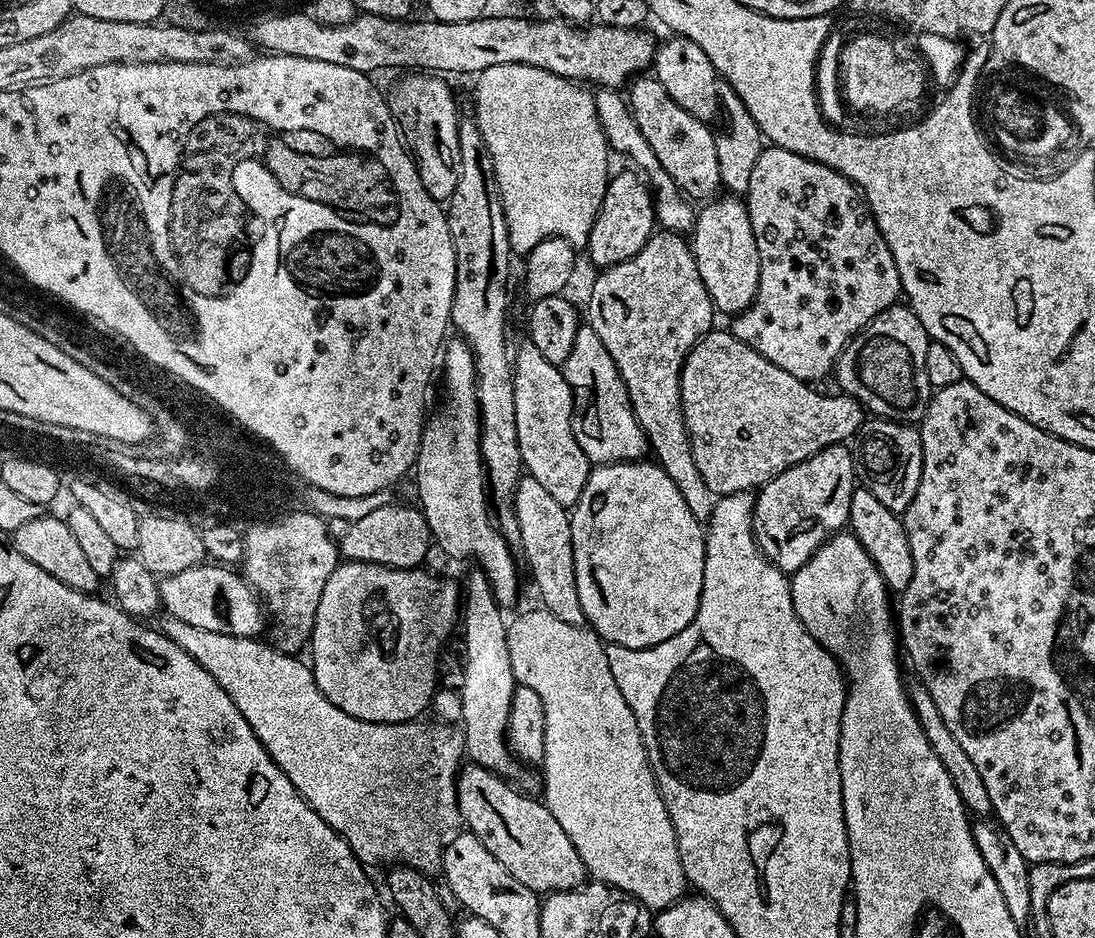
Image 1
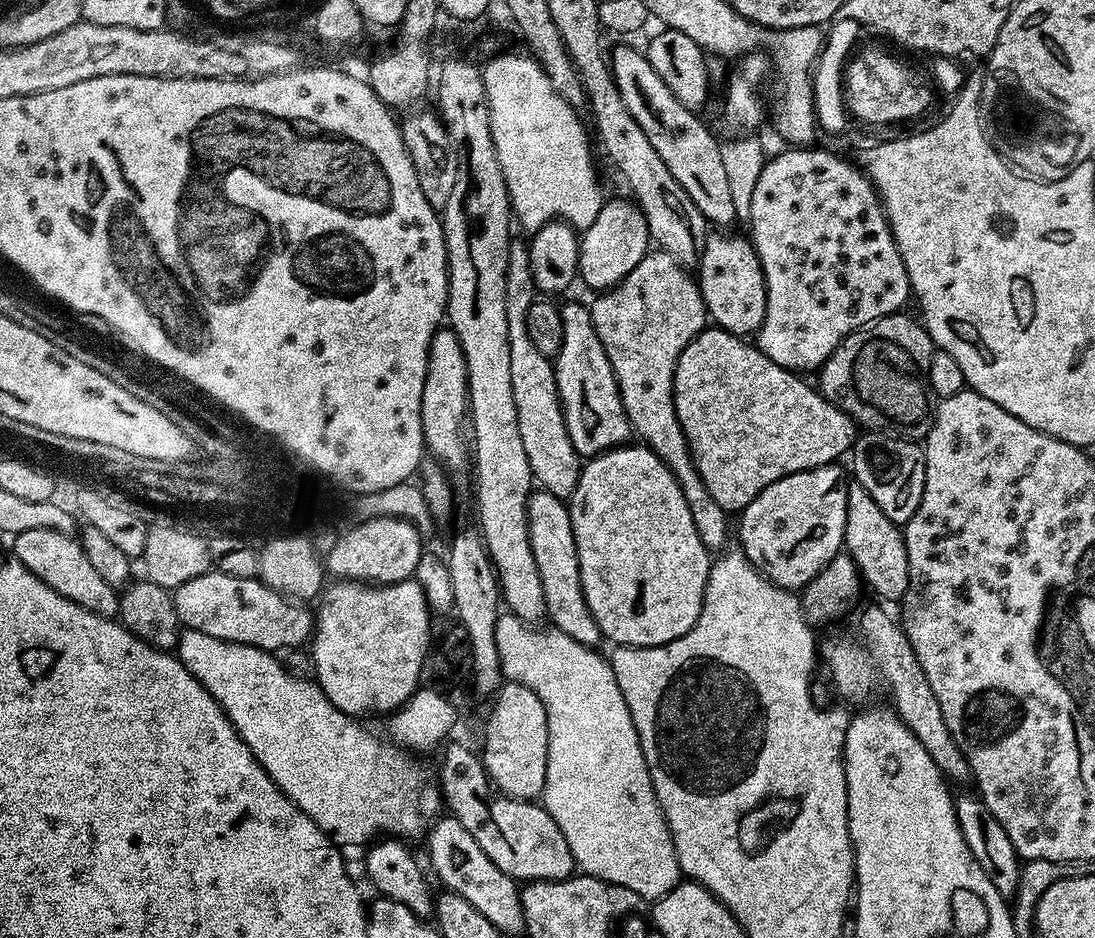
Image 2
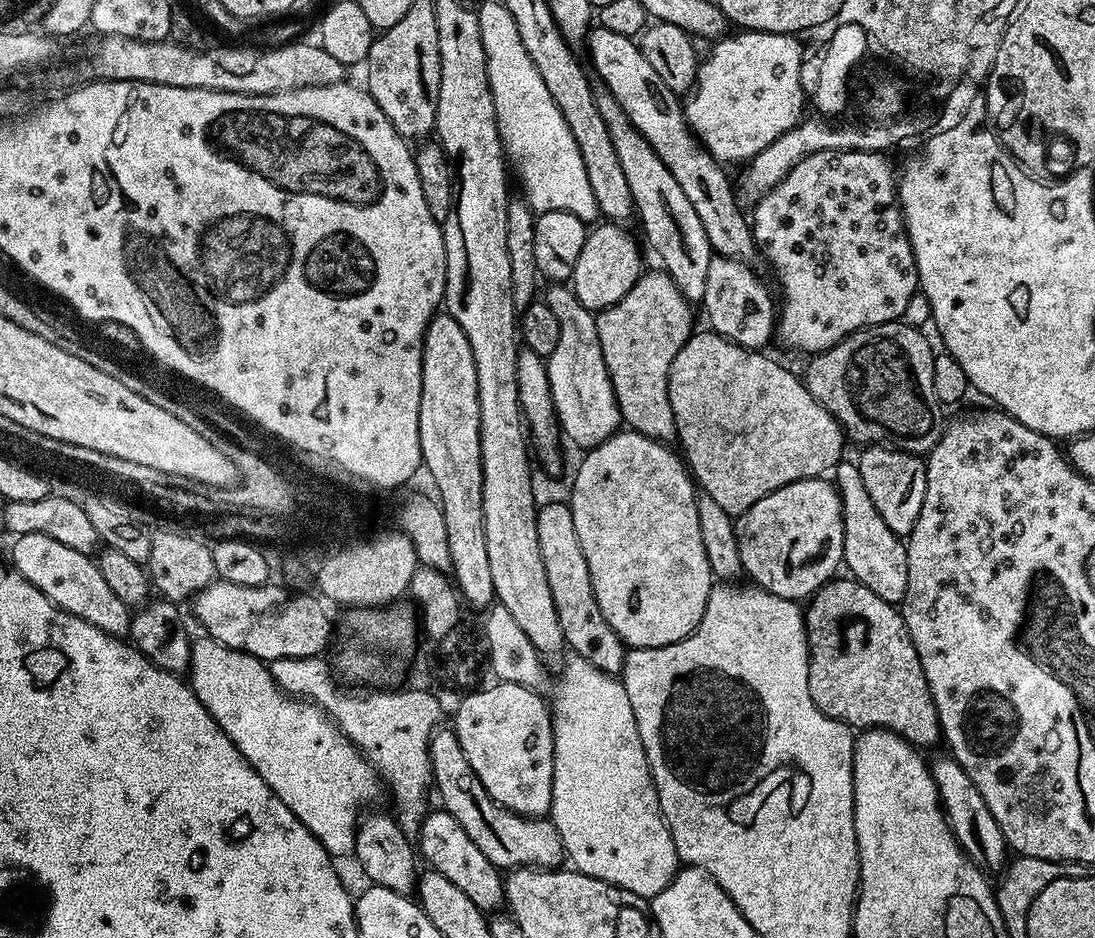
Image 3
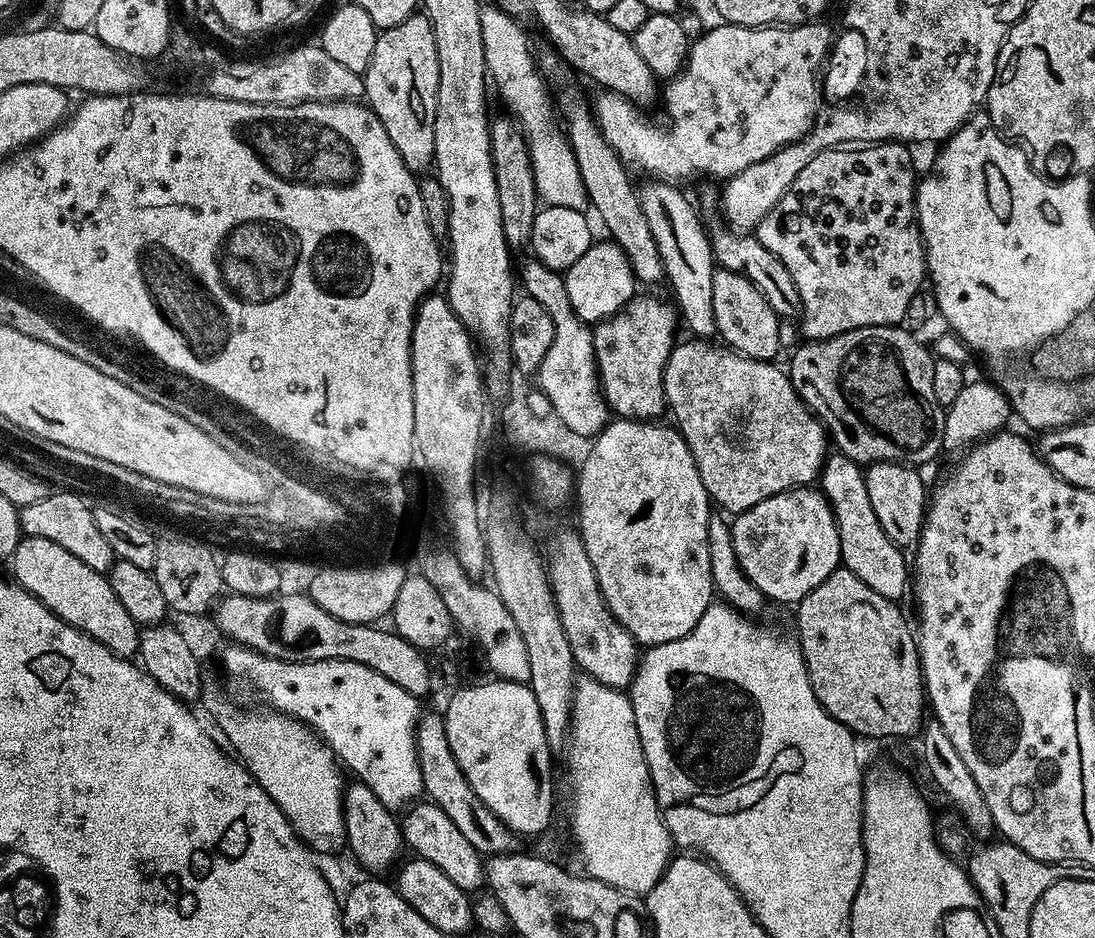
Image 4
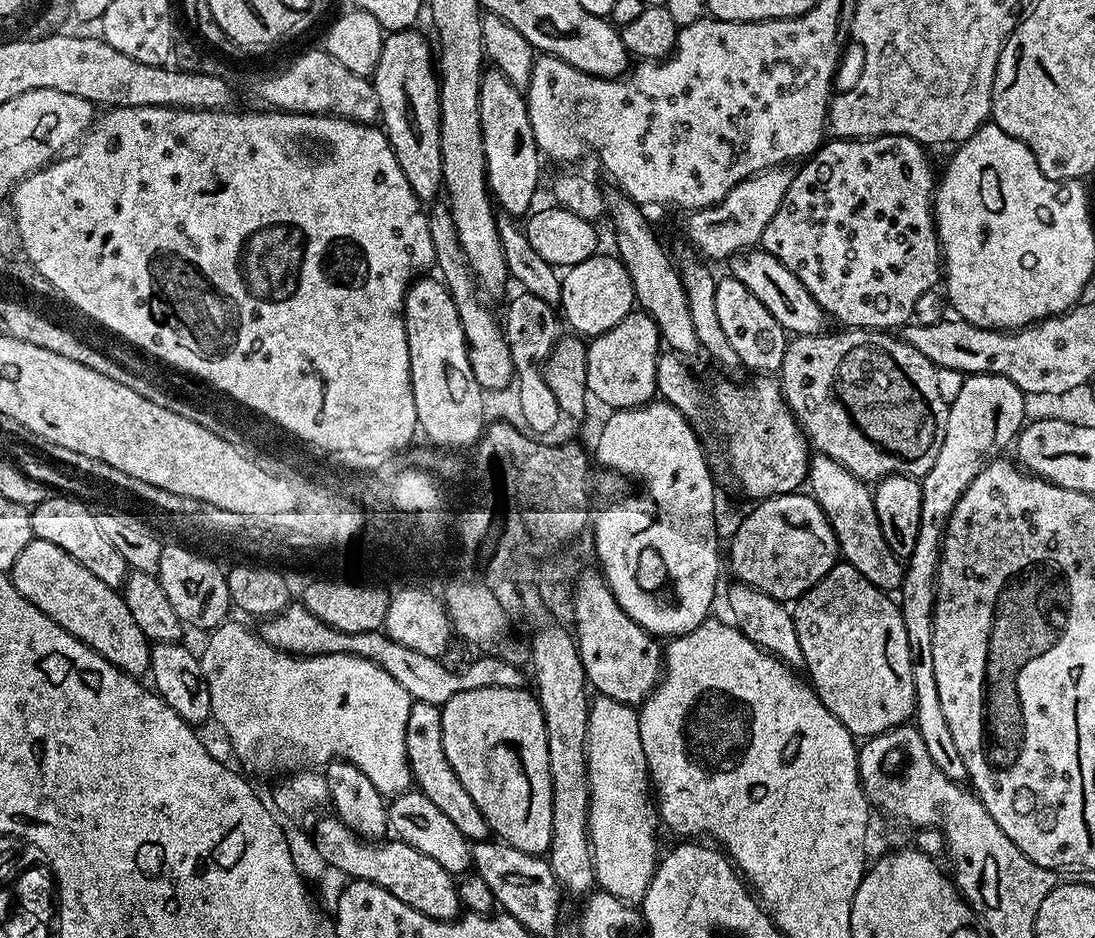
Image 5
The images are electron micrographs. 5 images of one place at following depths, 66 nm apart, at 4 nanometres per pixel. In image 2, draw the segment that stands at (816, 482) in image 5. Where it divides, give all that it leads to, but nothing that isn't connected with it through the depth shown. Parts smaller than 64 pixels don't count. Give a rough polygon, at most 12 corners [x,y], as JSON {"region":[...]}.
{"region":[[848,486],[843,547],[867,591],[903,601],[901,525]]}

